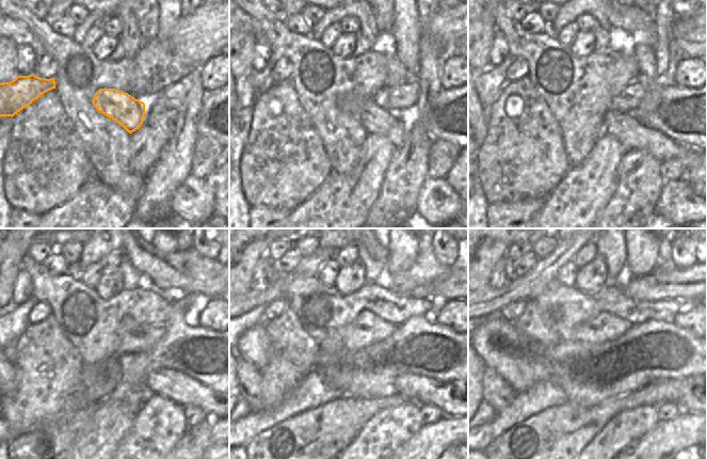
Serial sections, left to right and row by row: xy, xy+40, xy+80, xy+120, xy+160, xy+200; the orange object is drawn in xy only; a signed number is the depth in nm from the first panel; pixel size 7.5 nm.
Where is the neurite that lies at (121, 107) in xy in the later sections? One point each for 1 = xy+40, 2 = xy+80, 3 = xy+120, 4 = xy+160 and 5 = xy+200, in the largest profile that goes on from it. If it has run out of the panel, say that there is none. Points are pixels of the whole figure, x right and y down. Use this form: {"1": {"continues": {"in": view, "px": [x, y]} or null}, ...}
{"1": {"continues": {"in": "xy+40", "px": [375, 119]}}, "2": {"continues": {"in": "xy+80", "px": [633, 136]}}, "3": {"continues": {"in": "xy+120", "px": [164, 381]}}, "4": {"continues": {"in": "xy+160", "px": [407, 383]}}, "5": {"continues": {"in": "xy+200", "px": [681, 386]}}}

